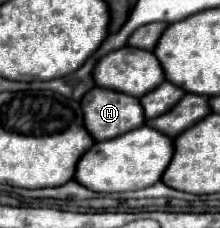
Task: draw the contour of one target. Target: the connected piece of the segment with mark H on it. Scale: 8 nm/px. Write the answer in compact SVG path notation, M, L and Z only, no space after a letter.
M94 88L82 98L84 122L96 142L106 138L116 138L118 134L126 134L126 130L134 130L134 126L146 124L144 108L138 98L108 90Z

